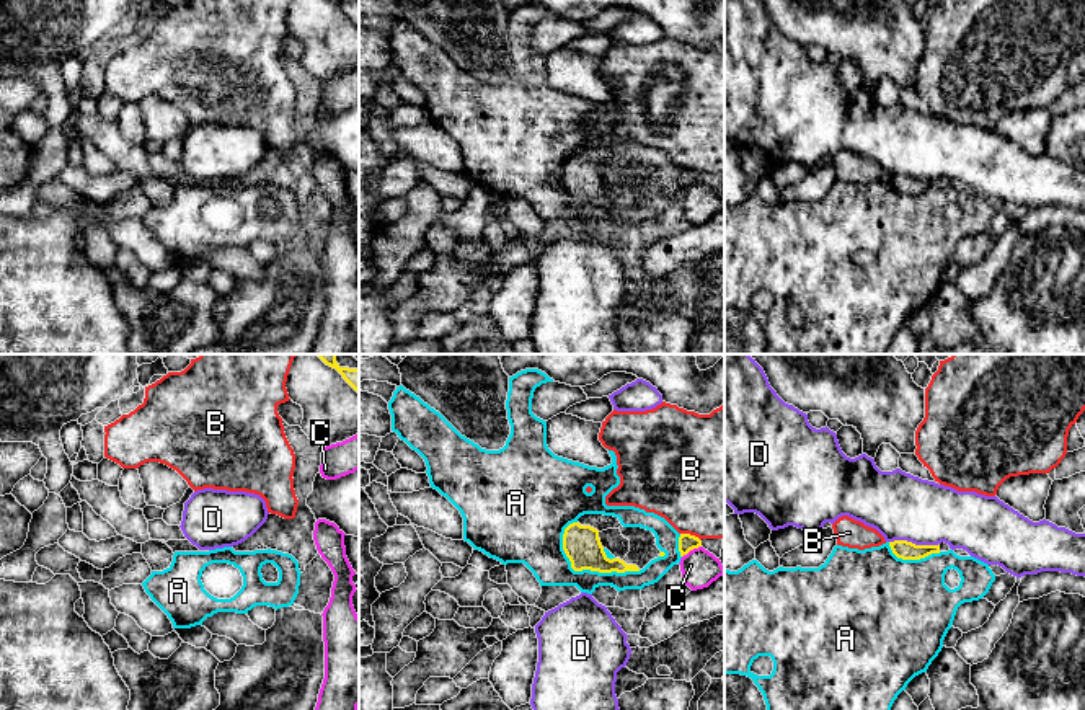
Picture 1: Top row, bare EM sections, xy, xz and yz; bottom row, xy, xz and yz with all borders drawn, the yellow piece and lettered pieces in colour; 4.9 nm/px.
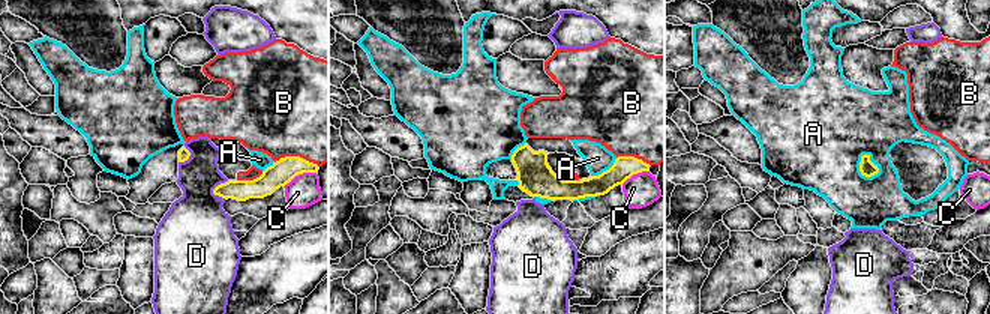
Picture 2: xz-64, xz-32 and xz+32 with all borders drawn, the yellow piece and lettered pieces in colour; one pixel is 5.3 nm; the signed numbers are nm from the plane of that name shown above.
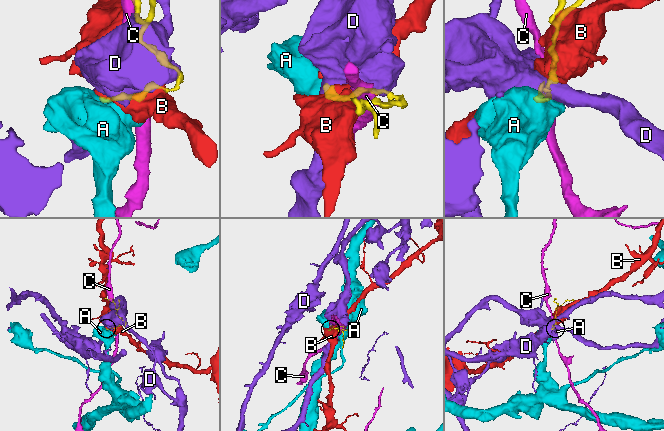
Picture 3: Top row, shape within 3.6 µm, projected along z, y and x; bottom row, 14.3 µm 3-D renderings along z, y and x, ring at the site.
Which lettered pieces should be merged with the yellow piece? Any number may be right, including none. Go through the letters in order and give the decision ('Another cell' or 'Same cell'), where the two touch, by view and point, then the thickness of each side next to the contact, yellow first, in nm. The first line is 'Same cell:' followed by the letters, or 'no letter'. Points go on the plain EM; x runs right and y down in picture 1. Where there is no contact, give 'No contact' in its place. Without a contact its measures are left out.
Same cell: no letter
A: Another cell. Touches yellow at xz (588, 203). Thickness 190 nm (yellow) against 220 nm
B: Another cell. Touches yellow at xz (689, 168). Thickness 90 nm (yellow) against 500 nm
C: Another cell. Touches yellow at xz (690, 183). Thickness 90 nm (yellow) against 180 nm
D: Another cell. Touches yellow at yz (914, 178). Thickness 90 nm (yellow) against 320 nm

